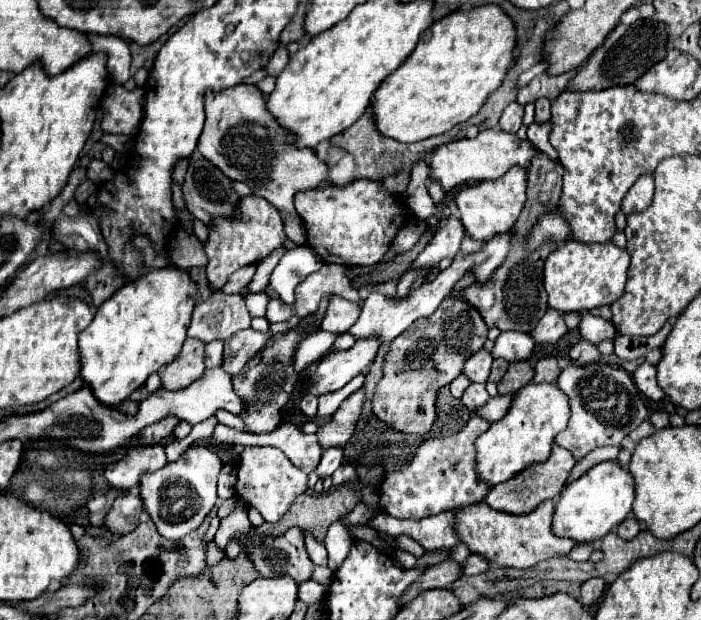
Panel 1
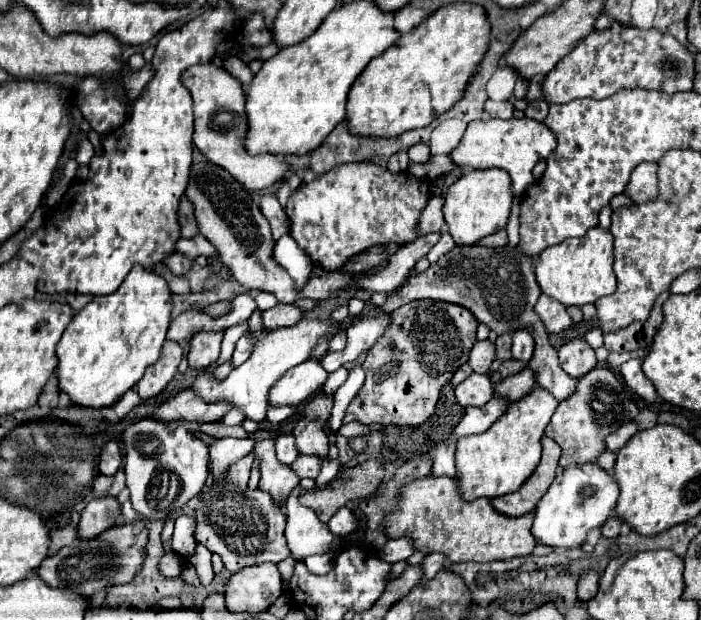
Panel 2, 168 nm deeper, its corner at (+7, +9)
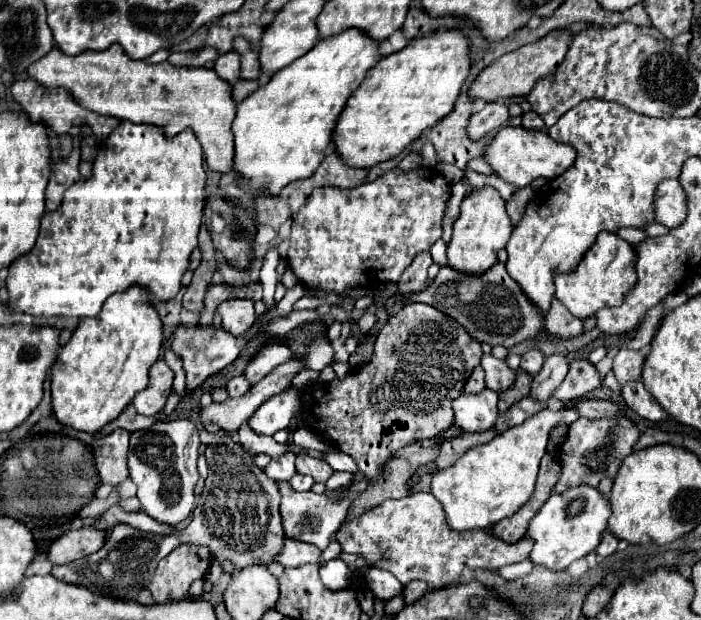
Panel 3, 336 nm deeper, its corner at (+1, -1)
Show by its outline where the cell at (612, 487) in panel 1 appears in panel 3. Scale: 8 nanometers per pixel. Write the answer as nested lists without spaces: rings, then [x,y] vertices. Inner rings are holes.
[[[578,485],[564,493],[552,493],[550,499],[542,505],[542,509],[532,517],[526,533],[528,537],[534,539],[530,561],[546,565],[552,571],[566,569],[572,561],[592,553],[598,547],[602,533],[608,527],[610,515],[612,515],[610,501],[594,487]]]

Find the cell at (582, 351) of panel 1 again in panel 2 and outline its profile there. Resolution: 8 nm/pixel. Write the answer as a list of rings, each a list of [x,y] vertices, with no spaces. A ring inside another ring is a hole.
[[[572,339],[560,347],[560,367],[574,379],[584,377],[598,365],[594,349],[584,339]]]

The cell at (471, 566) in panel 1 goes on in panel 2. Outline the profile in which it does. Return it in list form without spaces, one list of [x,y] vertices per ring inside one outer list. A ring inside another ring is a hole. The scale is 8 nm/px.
[[[430,553],[422,559],[420,567],[422,567],[422,573],[424,573],[424,579],[432,579],[442,567],[444,567],[444,555],[442,553]]]

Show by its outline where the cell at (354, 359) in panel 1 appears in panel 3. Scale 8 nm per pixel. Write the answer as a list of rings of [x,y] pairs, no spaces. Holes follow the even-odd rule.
[[[290,387],[272,399],[264,401],[258,411],[250,417],[250,427],[262,435],[274,435],[290,425],[290,419],[302,411],[302,389]]]

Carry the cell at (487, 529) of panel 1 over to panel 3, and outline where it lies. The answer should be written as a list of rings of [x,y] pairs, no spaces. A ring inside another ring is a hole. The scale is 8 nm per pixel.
[[[410,493],[404,499],[390,499],[362,513],[358,519],[344,523],[336,539],[346,553],[362,555],[368,565],[392,571],[402,585],[422,579],[430,589],[452,583],[464,569],[500,569],[528,559],[534,541],[522,537],[516,543],[506,543],[494,537],[490,529],[454,531],[446,523],[446,513],[432,493]]]

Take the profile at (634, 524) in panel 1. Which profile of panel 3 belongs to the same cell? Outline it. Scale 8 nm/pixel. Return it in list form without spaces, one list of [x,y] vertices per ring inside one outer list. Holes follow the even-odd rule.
[[[604,531],[602,541],[600,541],[600,545],[596,547],[596,555],[600,555],[600,557],[608,557],[608,555],[616,553],[618,543],[620,543],[620,541],[618,541],[618,537],[616,537],[616,535],[612,535],[610,531]]]

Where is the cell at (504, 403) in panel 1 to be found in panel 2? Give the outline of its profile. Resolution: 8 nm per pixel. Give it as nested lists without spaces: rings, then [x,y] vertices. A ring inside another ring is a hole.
[[[524,367],[520,373],[516,373],[516,375],[508,377],[506,381],[498,383],[494,387],[494,393],[502,395],[510,401],[518,401],[520,397],[528,395],[534,387],[536,387],[536,373],[530,367]]]

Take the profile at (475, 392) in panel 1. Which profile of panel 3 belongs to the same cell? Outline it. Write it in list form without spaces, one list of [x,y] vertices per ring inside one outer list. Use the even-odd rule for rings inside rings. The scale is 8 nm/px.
[[[484,389],[482,393],[470,395],[462,393],[454,399],[454,421],[468,433],[480,433],[492,429],[498,415],[498,393],[492,389]]]

